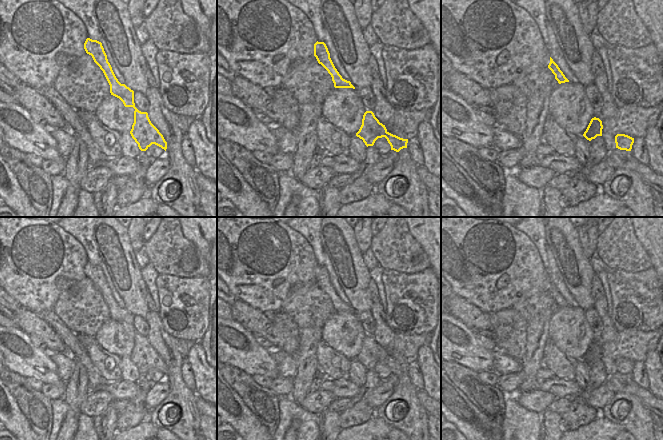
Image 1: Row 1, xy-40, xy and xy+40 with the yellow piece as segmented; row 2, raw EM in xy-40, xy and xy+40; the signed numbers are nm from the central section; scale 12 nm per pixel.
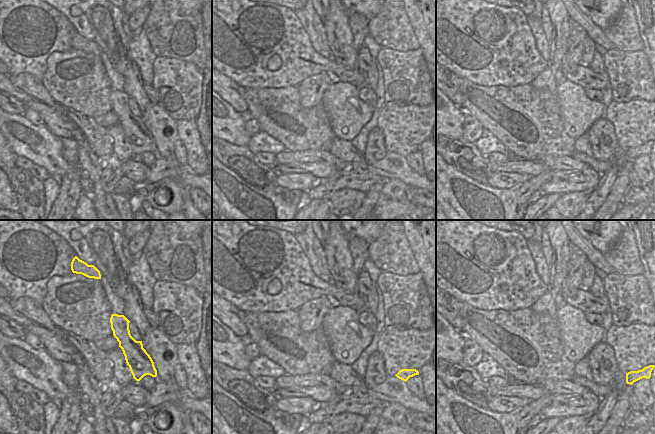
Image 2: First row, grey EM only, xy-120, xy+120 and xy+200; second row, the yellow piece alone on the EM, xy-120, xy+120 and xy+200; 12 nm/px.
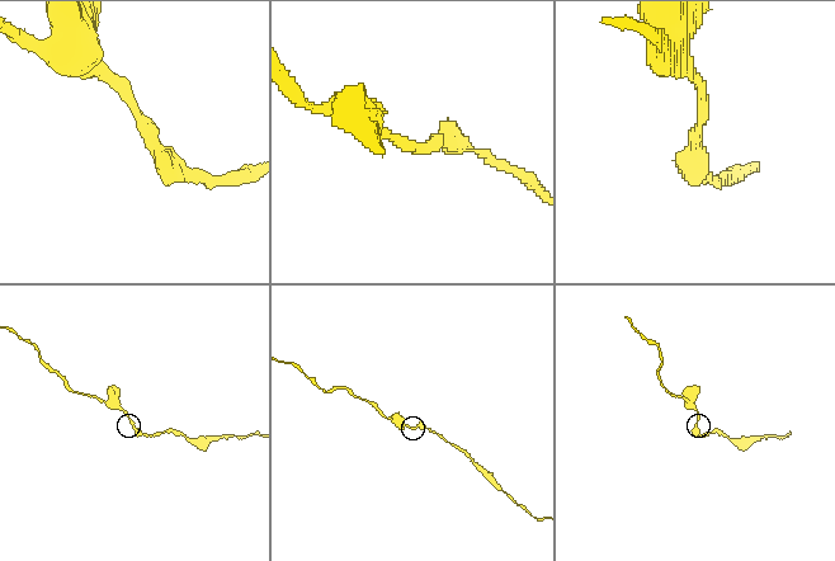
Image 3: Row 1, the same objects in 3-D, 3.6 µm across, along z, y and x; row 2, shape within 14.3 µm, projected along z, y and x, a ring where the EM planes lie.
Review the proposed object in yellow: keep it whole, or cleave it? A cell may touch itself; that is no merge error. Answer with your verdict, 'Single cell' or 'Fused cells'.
Single cell

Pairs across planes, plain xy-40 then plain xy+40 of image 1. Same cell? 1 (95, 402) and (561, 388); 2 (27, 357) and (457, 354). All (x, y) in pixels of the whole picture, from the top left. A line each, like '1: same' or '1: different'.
1: different
2: same

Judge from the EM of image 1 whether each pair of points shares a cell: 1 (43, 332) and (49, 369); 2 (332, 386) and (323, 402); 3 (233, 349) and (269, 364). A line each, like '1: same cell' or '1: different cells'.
1: different cells
2: different cells
3: same cell

